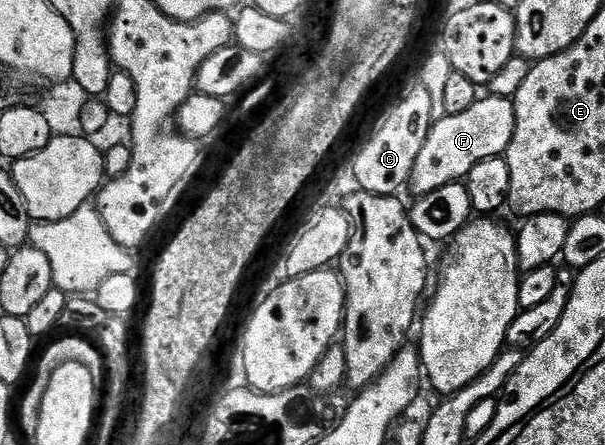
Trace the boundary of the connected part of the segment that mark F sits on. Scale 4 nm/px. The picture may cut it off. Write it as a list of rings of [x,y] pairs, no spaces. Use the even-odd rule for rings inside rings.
[[[486,95],[460,115],[446,115],[444,119],[431,125],[428,139],[424,139],[420,155],[416,155],[408,186],[409,192],[423,197],[436,191],[436,187],[461,182],[470,174],[472,167],[476,167],[476,163],[503,156],[513,138],[514,102],[511,98]]]

